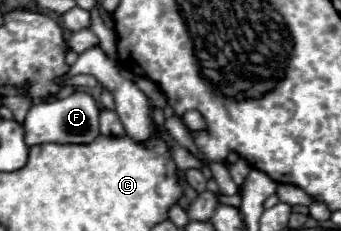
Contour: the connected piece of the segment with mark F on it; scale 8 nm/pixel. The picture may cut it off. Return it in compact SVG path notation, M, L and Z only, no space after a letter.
M72 92L66 98L56 98L50 102L38 102L30 108L26 120L24 120L24 130L26 130L26 144L36 146L36 144L90 144L100 136L100 108L96 100L86 94L86 92Z

